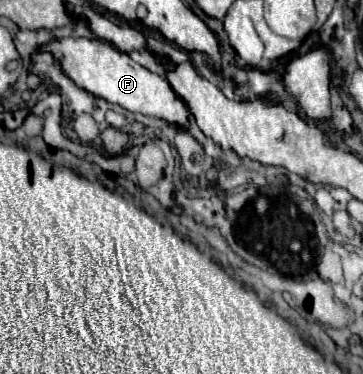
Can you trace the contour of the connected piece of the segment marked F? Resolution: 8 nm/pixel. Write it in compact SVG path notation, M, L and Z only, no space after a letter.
M54 38L50 44L36 46L36 52L48 52L60 64L62 74L70 78L74 84L92 92L98 98L104 98L110 104L122 106L134 114L146 114L154 118L162 118L168 124L178 128L188 126L188 110L184 102L170 88L166 78L152 74L144 66L136 64L128 54L120 52L116 46L98 40L98 38Z

